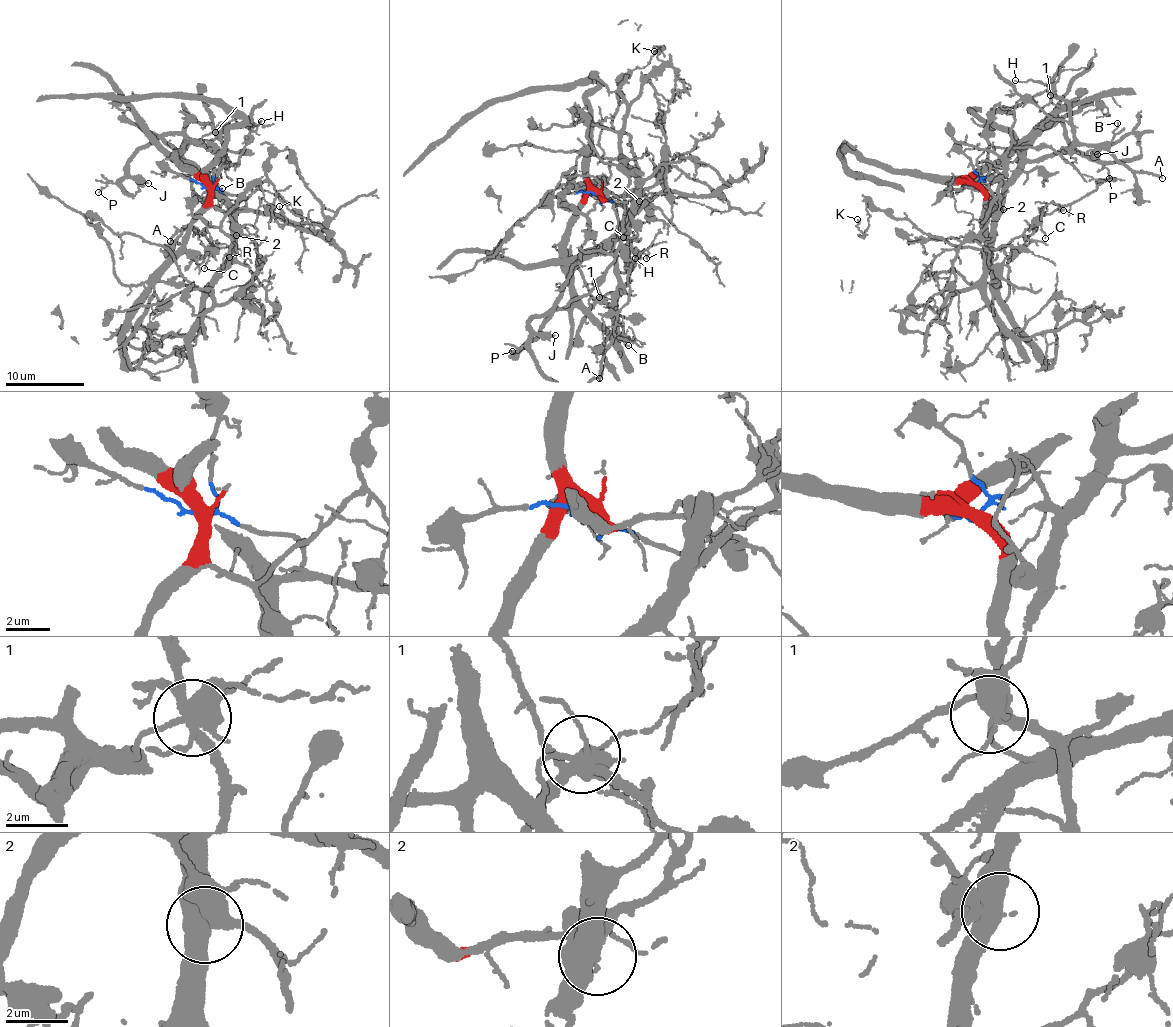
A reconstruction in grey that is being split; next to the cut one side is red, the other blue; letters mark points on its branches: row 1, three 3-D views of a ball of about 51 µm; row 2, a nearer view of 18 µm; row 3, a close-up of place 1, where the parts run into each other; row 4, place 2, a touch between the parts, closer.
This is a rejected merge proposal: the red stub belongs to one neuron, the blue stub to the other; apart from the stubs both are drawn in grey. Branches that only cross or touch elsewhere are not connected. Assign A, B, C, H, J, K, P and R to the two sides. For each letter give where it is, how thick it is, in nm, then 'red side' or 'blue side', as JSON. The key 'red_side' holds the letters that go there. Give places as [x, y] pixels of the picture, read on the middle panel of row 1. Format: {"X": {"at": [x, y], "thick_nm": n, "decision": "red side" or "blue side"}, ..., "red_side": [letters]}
{"A": {"at": [599, 378], "thick_nm": 190, "decision": "blue side"}, "B": {"at": [628, 345], "thick_nm": 100, "decision": "blue side"}, "C": {"at": [623, 237], "thick_nm": 110, "decision": "red side"}, "H": {"at": [635, 258], "thick_nm": 90, "decision": "red side"}, "J": {"at": [555, 335], "thick_nm": 280, "decision": "red side"}, "K": {"at": [654, 51], "thick_nm": 140, "decision": "blue side"}, "P": {"at": [512, 351], "thick_nm": 140, "decision": "red side"}, "R": {"at": [646, 258], "thick_nm": 150, "decision": "red side"}, "red_side": ["C", "H", "J", "P", "R"]}

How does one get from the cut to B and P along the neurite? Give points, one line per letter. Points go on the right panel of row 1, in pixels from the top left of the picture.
B: (975, 183), (996, 170), (1006, 181), (1026, 163), (1067, 154), (1078, 145), (1102, 146), (1115, 137), (1117, 123)
P: (975, 183), (970, 179), (999, 161), (1055, 109), (1055, 116), (1076, 148), (1107, 167), (1109, 178)

